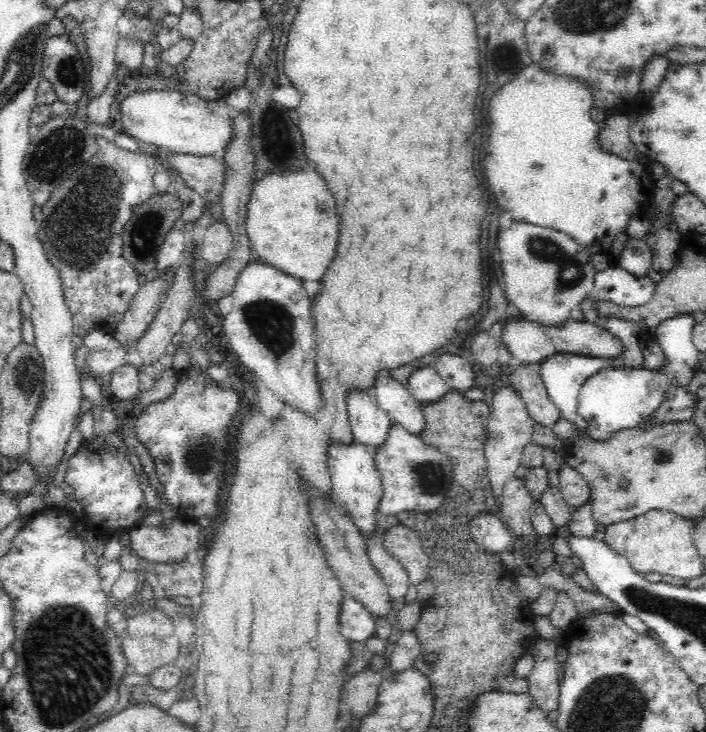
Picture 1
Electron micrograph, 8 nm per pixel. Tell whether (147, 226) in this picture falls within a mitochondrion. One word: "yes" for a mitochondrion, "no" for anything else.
yes

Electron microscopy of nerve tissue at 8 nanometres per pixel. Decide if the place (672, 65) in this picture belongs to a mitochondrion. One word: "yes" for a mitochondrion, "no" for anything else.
no

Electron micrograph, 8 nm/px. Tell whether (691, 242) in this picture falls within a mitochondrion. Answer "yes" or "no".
no

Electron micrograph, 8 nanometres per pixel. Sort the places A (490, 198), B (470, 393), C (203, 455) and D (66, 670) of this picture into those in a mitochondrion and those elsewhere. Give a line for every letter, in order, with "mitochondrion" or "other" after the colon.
A: other
B: other
C: mitochondrion
D: mitochondrion

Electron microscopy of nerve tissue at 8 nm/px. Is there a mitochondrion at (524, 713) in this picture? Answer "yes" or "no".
no

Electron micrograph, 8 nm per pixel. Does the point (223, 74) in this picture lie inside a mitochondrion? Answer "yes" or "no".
no

